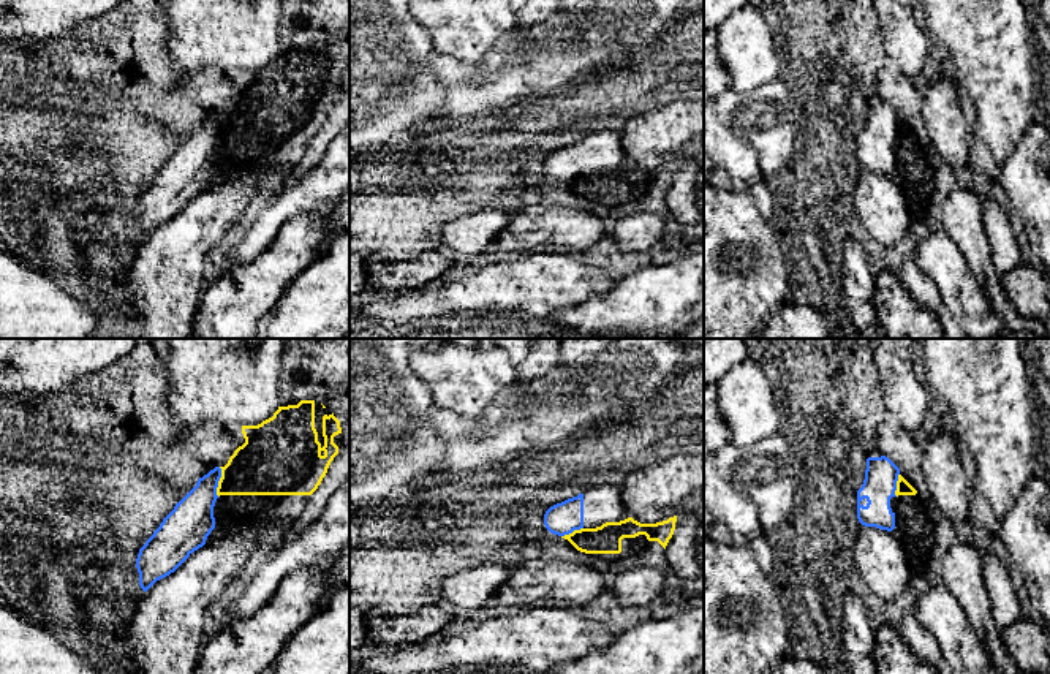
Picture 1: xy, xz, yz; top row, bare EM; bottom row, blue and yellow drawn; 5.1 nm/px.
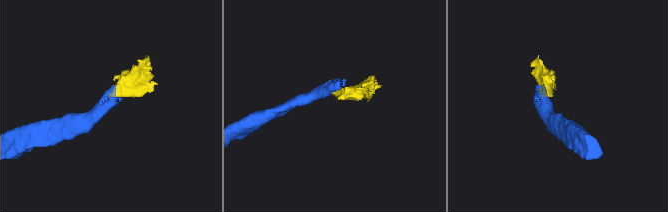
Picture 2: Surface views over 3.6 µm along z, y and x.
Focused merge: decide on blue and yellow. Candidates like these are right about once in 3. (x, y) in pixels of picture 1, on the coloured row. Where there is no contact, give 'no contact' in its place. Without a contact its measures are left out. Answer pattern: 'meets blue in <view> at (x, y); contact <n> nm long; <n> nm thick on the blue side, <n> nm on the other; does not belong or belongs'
meets blue in xy at (219, 480); contact 150 nm long; 220 nm thick on the blue side, 300 nm on the other; does not belong

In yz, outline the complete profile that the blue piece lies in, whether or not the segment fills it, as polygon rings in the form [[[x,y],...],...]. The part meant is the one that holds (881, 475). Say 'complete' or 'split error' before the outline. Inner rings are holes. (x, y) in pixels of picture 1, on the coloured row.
split error; [[[878,451],[867,459],[865,479],[857,490],[857,519],[865,527],[895,528],[895,490],[900,468]]]

